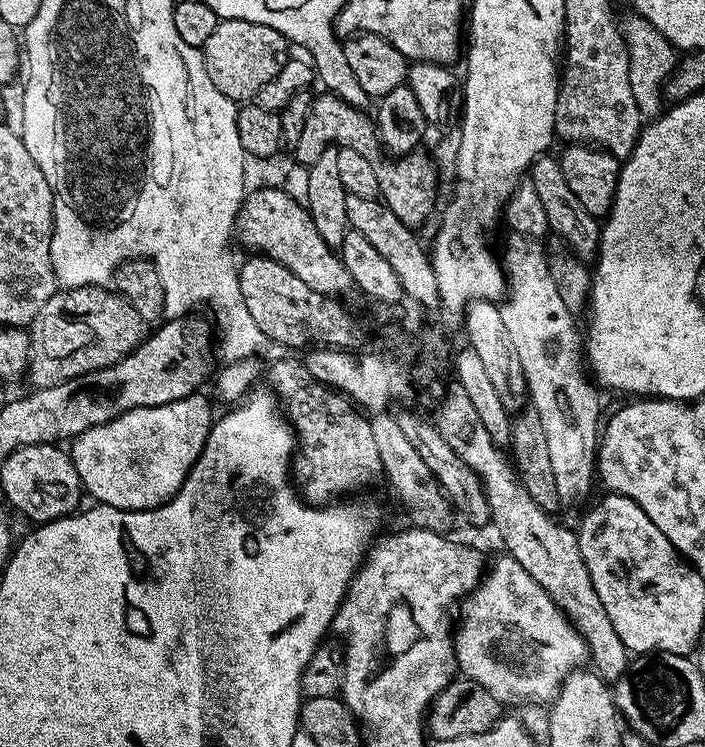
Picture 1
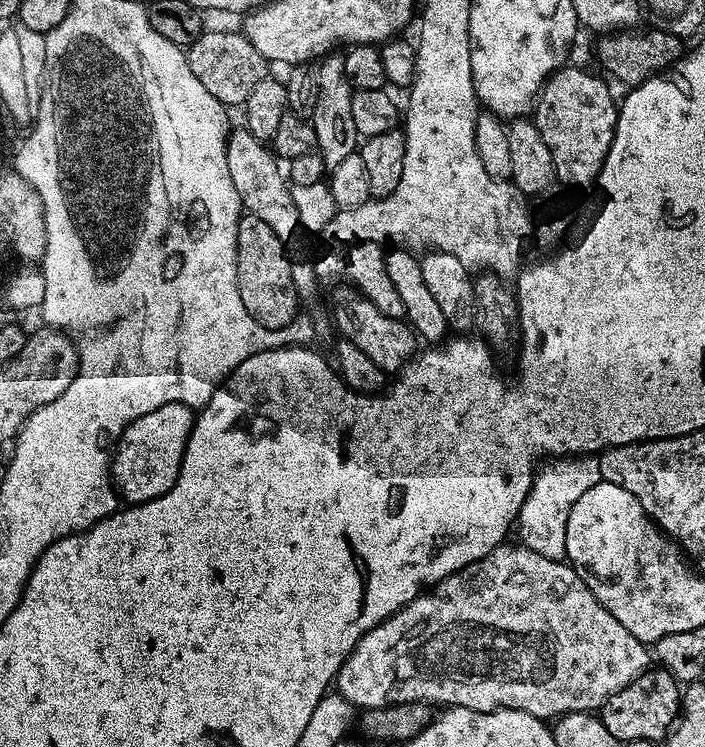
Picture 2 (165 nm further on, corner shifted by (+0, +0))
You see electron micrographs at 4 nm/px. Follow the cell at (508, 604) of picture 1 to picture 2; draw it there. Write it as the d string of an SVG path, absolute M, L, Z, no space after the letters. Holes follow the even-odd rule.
M505 542L499 544L494 550L490 550L486 558L450 574L442 582L433 584L430 590L415 596L405 608L398 609L393 616L386 618L369 632L365 632L341 666L334 686L340 696L346 698L356 710L387 708L389 704L418 702L429 706L444 704L440 706L469 708L479 712L496 712L500 708L509 708L510 710L522 710L526 714L534 714L539 720L548 722L568 712L591 713L593 710L603 708L614 693L628 686L643 672L648 671L650 652L649 649L647 652L644 648L647 648L645 641L634 638L634 634L630 634L630 630L626 630L626 626L622 626L622 622L618 622L618 618L614 618L614 614L610 614L610 610L606 610L606 606L602 606L602 602L594 598L594 594L590 594L586 582L578 578L571 564L564 560L542 558L542 554L534 554L534 550L525 548L519 542Z

